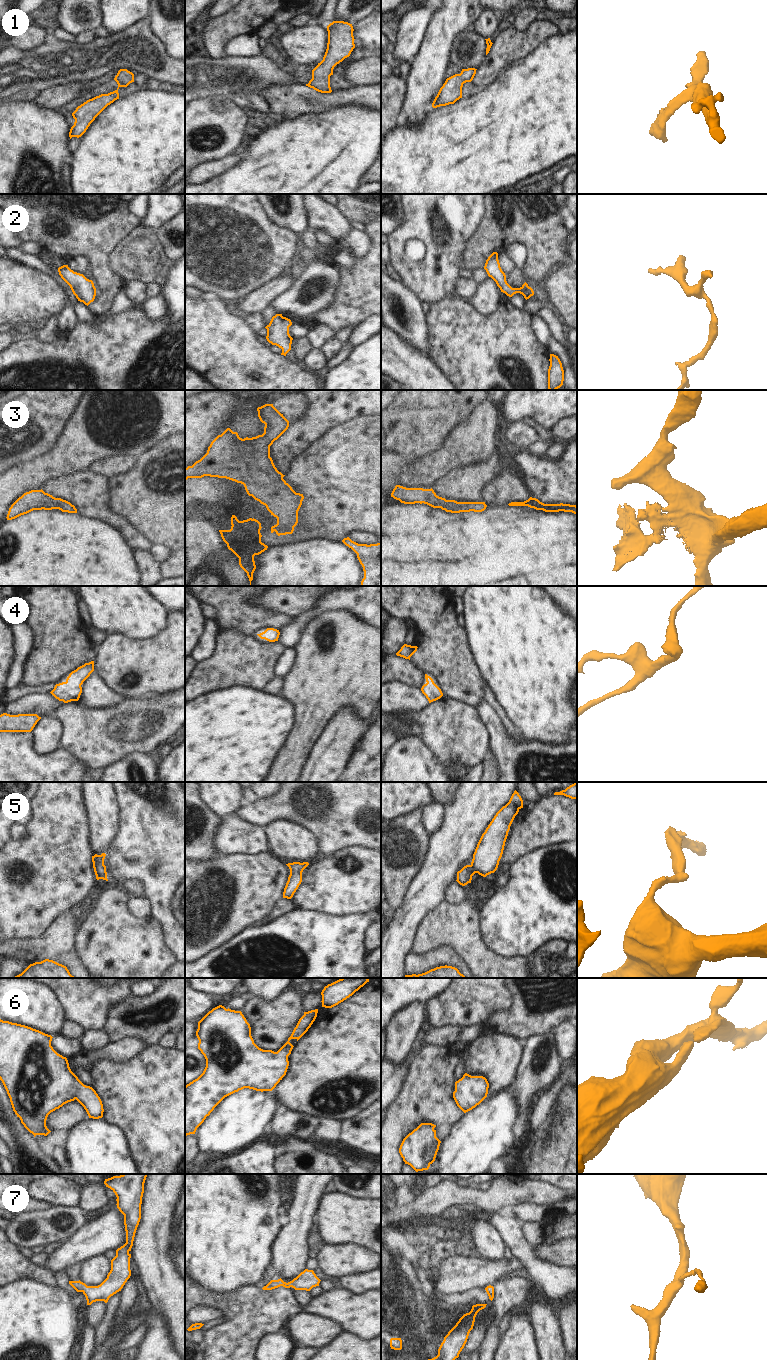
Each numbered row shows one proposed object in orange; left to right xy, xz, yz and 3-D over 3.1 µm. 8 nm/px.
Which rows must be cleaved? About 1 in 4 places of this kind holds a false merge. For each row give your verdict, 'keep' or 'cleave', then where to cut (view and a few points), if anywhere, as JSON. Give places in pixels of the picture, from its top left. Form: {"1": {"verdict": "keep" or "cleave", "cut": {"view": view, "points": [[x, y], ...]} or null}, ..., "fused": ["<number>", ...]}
{"1": {"verdict": "keep", "cut": null}, "2": {"verdict": "keep", "cut": null}, "3": {"verdict": "keep", "cut": null}, "4": {"verdict": "keep", "cut": null}, "5": {"verdict": "keep", "cut": null}, "6": {"verdict": "keep", "cut": null}, "7": {"verdict": "keep", "cut": null}, "fused": []}

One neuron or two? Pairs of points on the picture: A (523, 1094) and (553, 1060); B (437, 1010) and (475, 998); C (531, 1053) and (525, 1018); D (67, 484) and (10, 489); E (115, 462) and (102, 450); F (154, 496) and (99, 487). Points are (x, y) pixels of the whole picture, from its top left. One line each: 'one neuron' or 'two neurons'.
A: one neuron
B: one neuron
C: two neurons
D: two neurons
E: two neurons
F: two neurons

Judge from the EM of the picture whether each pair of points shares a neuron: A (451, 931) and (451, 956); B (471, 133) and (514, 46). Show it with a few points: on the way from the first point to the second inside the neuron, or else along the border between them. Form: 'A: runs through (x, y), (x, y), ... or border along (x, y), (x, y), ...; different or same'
A: border along (428, 951), (443, 946), (450, 946), (467, 965); different
B: border along (524, 58), (519, 58), (505, 67), (488, 87); different

